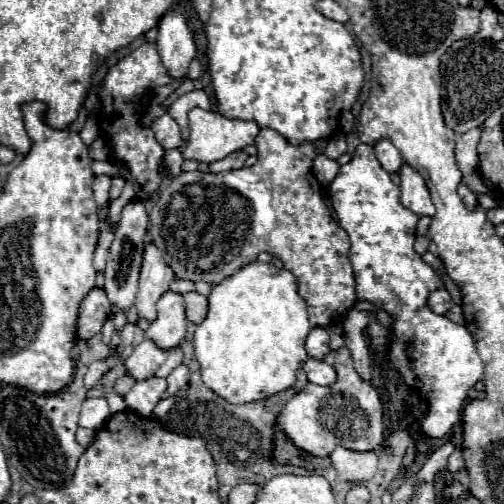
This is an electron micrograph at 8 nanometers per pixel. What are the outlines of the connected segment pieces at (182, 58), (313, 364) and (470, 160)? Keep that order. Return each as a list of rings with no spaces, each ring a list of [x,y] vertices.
[[[170,11],[162,17],[158,25],[158,53],[172,79],[178,81],[188,75],[188,65],[196,57],[196,45],[182,13]]]
[[[308,359],[302,369],[308,375],[310,383],[316,385],[332,385],[336,381],[336,371],[332,365],[328,365],[326,361],[318,361],[318,359]]]
[[[478,127],[456,137],[456,149],[454,149],[456,163],[464,175],[470,175],[478,169],[478,153],[476,153],[478,141],[480,141],[480,129]]]

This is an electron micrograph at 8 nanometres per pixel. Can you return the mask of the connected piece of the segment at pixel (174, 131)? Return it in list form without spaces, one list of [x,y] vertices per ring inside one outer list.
[[[164,113],[162,117],[158,117],[150,129],[154,131],[154,137],[156,141],[164,147],[164,149],[174,149],[174,147],[180,147],[182,145],[182,137],[180,137],[180,127],[178,123],[168,115]]]

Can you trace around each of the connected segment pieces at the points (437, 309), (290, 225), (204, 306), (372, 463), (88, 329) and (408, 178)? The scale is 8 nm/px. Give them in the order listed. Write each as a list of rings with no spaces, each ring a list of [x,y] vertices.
[[[436,289],[436,291],[432,291],[432,293],[428,295],[426,305],[428,305],[434,313],[444,315],[454,303],[452,303],[452,299],[450,299],[450,295],[448,295],[446,289]]]
[[[260,129],[254,145],[258,149],[258,161],[252,167],[224,173],[188,171],[170,179],[170,185],[160,193],[160,199],[150,211],[148,233],[152,243],[164,253],[164,259],[176,277],[188,281],[208,281],[212,285],[234,275],[240,267],[254,263],[258,253],[268,251],[296,277],[298,293],[308,305],[308,319],[312,327],[342,321],[346,311],[356,303],[356,281],[348,259],[350,241],[348,233],[332,219],[328,207],[324,205],[322,189],[312,173],[312,159],[316,157],[314,145],[290,145],[272,129]]]
[[[196,291],[186,293],[184,299],[186,299],[186,317],[188,317],[188,321],[196,323],[196,325],[202,323],[206,313],[208,313],[208,299],[204,295],[196,293]]]
[[[336,447],[330,455],[334,469],[342,481],[362,483],[374,477],[378,465],[376,451],[348,451],[346,447]]]
[[[92,289],[80,305],[78,337],[90,339],[98,335],[108,315],[110,315],[110,301],[106,299],[106,293],[102,289]]]
[[[406,163],[400,169],[400,191],[402,191],[402,197],[400,197],[402,205],[406,209],[410,209],[412,213],[416,213],[418,217],[422,217],[422,215],[432,217],[436,213],[422,175]]]

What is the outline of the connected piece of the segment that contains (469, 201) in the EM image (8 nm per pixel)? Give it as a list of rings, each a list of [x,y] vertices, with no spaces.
[[[462,183],[460,187],[458,187],[458,195],[460,195],[460,199],[466,203],[466,207],[468,209],[476,209],[478,207],[478,201],[476,201],[476,195]]]

